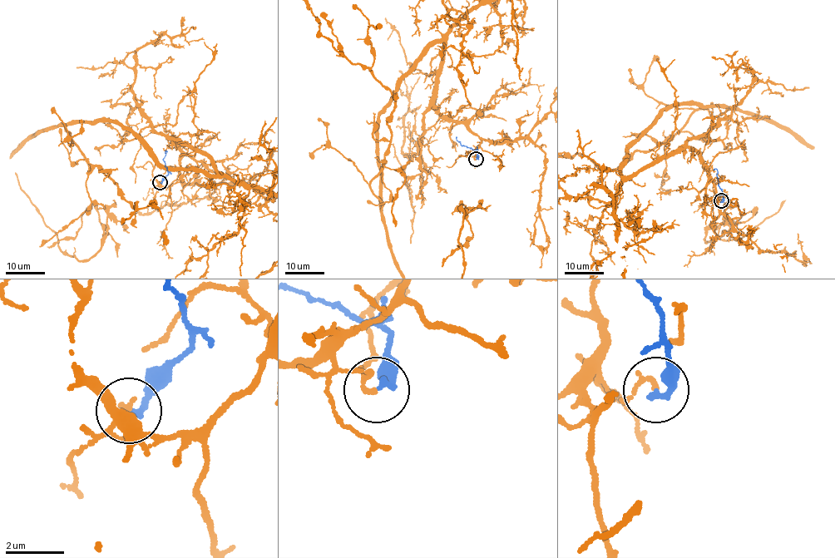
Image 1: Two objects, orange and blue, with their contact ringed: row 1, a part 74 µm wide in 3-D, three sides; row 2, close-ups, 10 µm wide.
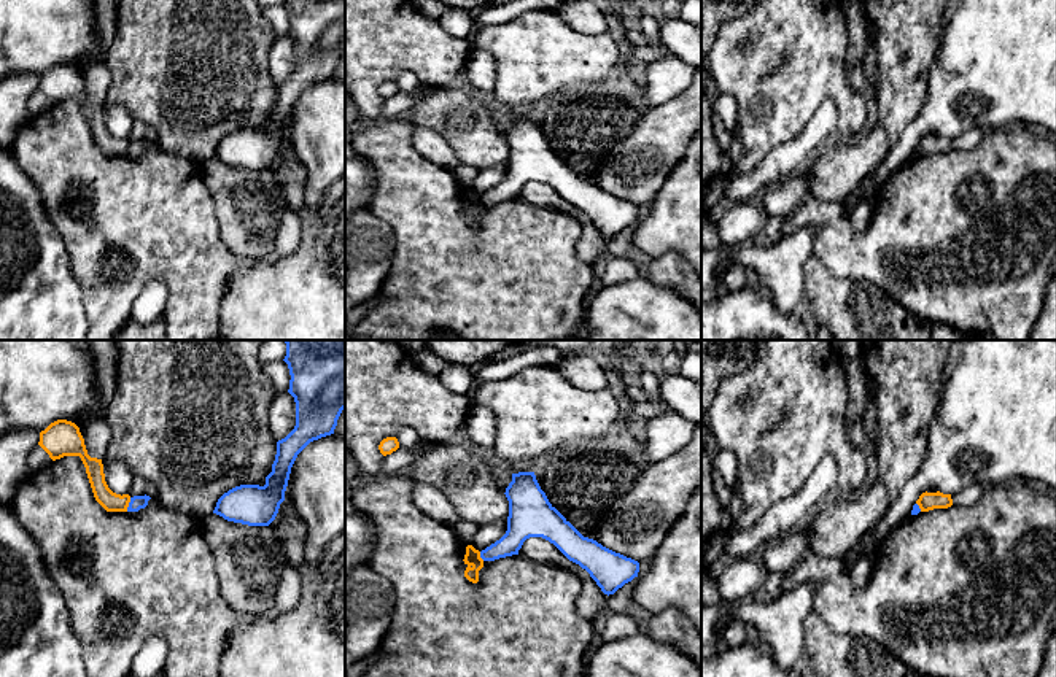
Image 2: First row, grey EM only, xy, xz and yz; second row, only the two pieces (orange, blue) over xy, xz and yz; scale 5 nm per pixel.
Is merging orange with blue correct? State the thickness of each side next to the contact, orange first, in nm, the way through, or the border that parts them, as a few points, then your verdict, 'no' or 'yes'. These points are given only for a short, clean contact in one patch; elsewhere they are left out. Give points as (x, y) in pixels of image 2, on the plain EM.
calibres 100 and 70 nm; border xy (131, 142), (126, 154); no

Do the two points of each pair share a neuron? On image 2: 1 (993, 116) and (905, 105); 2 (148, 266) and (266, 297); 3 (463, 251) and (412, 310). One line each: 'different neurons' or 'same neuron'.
1: different neurons
2: different neurons
3: same neuron

